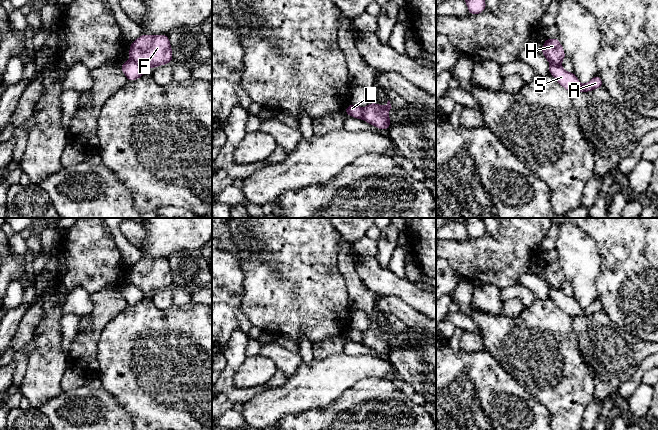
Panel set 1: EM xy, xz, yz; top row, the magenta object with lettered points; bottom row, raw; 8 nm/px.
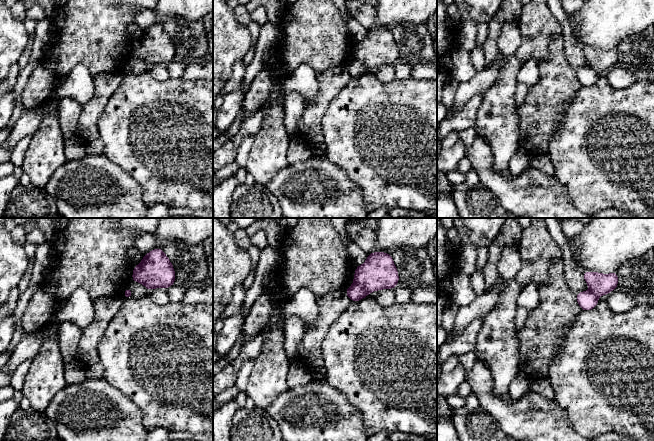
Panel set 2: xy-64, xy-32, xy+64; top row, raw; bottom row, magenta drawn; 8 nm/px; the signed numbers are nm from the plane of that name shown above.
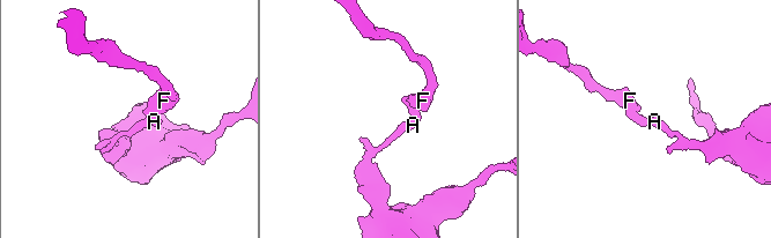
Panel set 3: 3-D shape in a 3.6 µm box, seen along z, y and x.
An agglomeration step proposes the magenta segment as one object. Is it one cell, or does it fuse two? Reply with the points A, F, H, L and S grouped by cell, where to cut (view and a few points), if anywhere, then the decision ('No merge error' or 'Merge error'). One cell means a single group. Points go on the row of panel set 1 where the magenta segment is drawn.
Groups: A L S / F H. Split along xy (130, 58), (145, 69). Merge error

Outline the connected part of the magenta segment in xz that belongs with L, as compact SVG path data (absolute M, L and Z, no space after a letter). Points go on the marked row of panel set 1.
M351 103L344 113L356 119L362 119L363 108Z

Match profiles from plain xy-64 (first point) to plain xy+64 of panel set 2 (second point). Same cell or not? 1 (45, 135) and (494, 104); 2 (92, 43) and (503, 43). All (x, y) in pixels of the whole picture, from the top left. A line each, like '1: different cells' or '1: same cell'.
1: same cell
2: different cells

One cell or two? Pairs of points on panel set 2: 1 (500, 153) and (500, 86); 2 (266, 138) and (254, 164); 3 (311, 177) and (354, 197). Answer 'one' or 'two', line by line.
1: one
2: one
3: one

